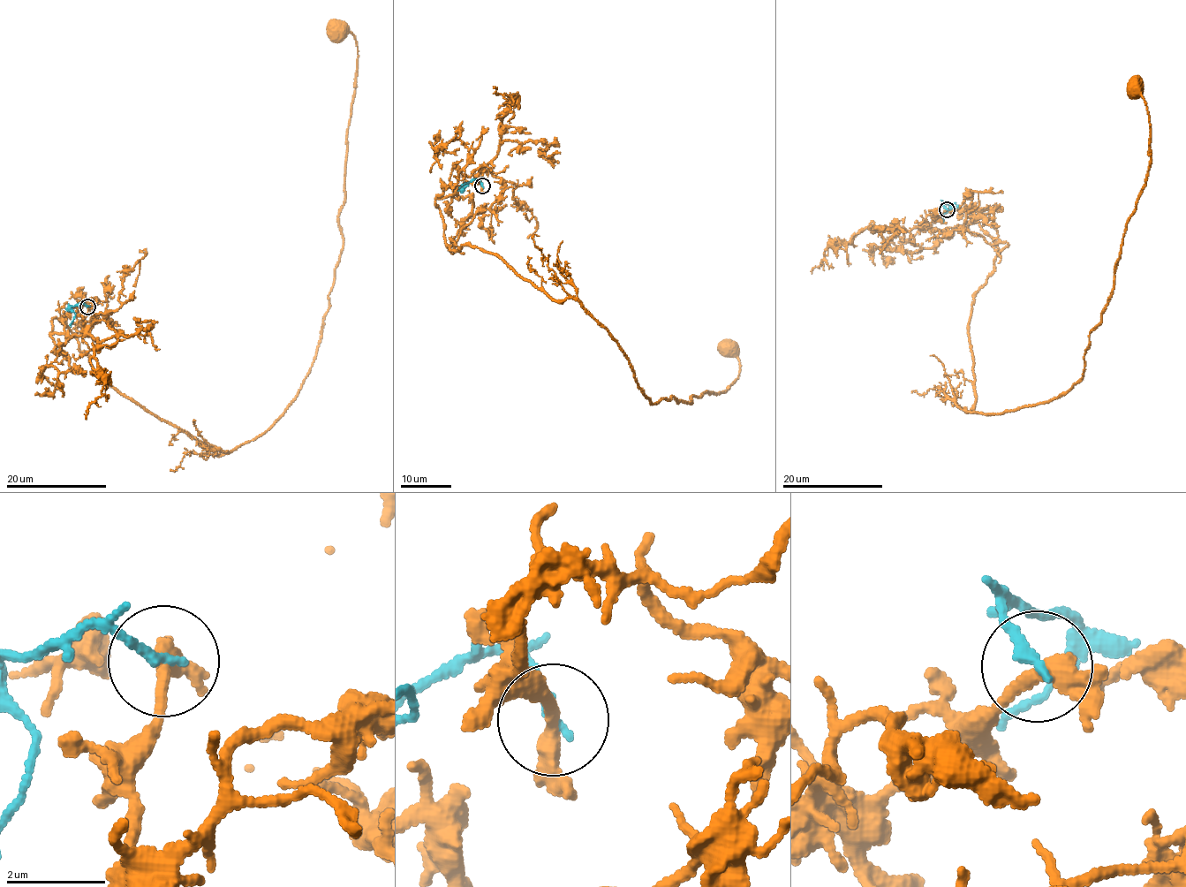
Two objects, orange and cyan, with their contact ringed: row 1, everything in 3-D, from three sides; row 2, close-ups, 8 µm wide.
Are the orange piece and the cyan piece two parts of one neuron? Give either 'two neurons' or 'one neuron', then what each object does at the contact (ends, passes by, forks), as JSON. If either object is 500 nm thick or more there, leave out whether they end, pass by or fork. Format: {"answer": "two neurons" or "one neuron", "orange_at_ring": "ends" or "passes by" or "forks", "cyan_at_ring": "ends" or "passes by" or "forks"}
{"answer": "two neurons", "orange_at_ring": "passes by", "cyan_at_ring": "ends"}

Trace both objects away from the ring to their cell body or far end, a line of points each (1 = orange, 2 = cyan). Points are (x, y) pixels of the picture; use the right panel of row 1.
1: (946, 209), (929, 229), (977, 219), (997, 251), (967, 413), (1059, 397), (1150, 160), (1136, 88)
2: (946, 209), (943, 201), (950, 205), (944, 214), (943, 223)

